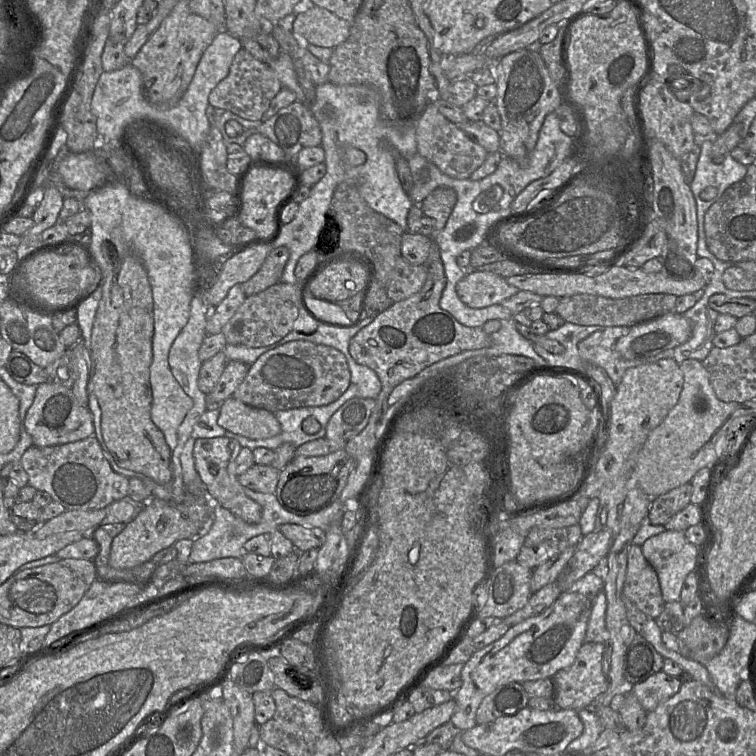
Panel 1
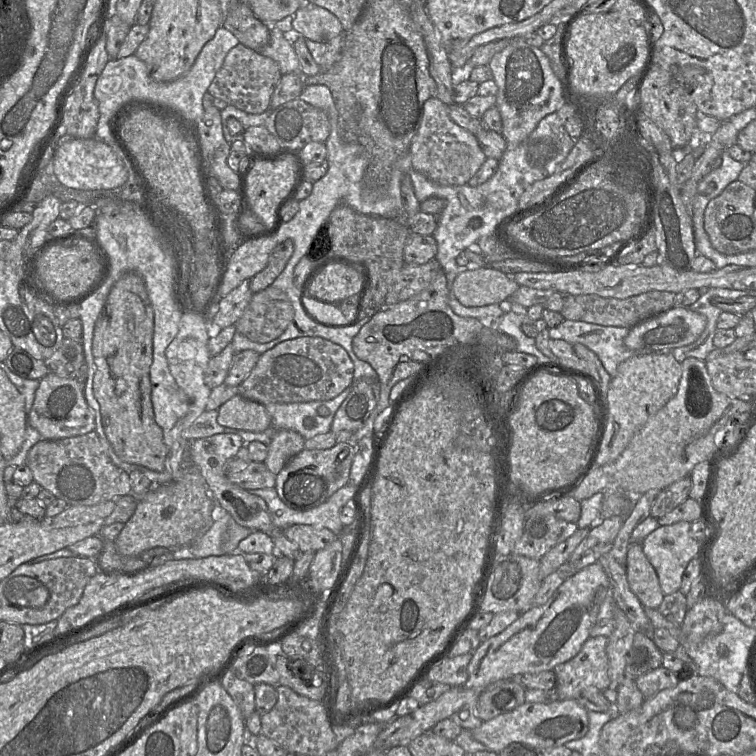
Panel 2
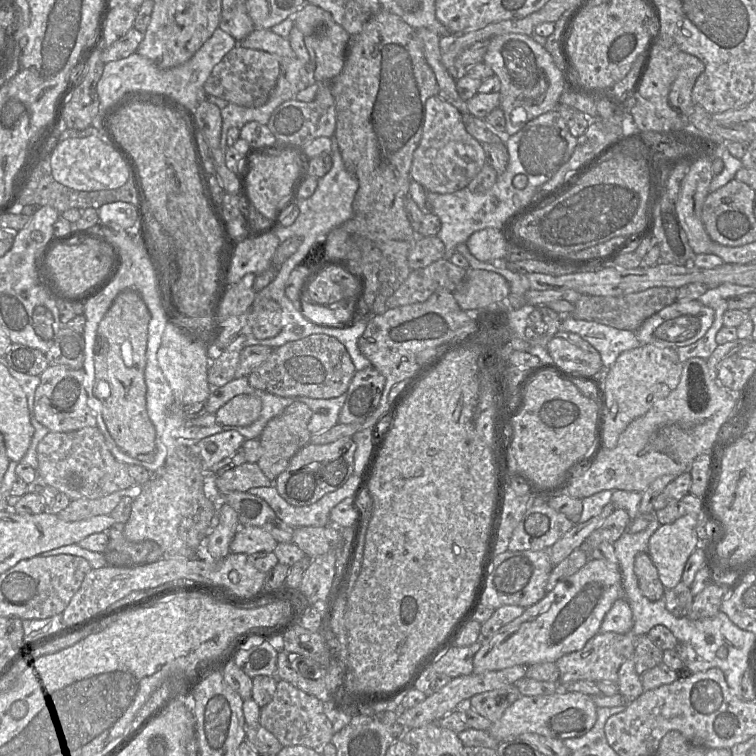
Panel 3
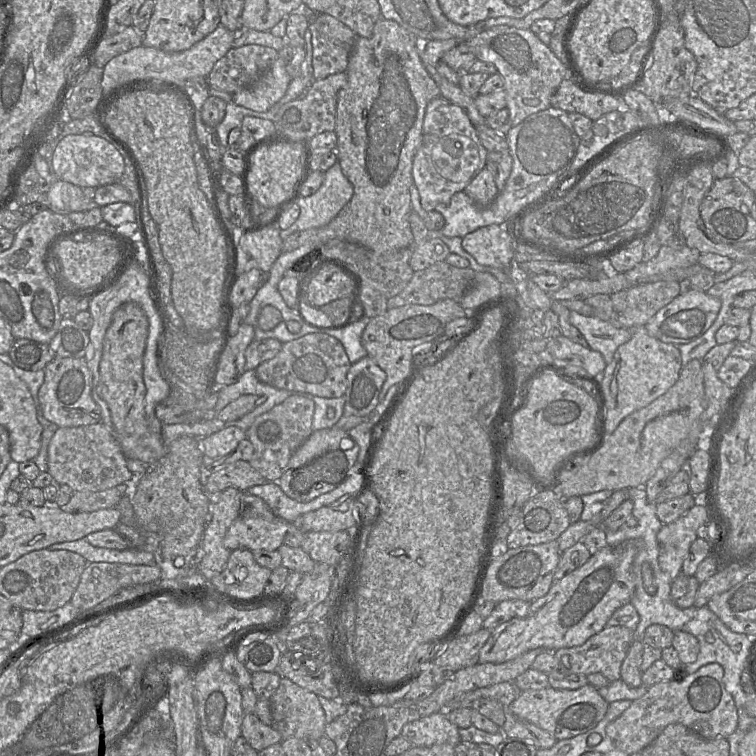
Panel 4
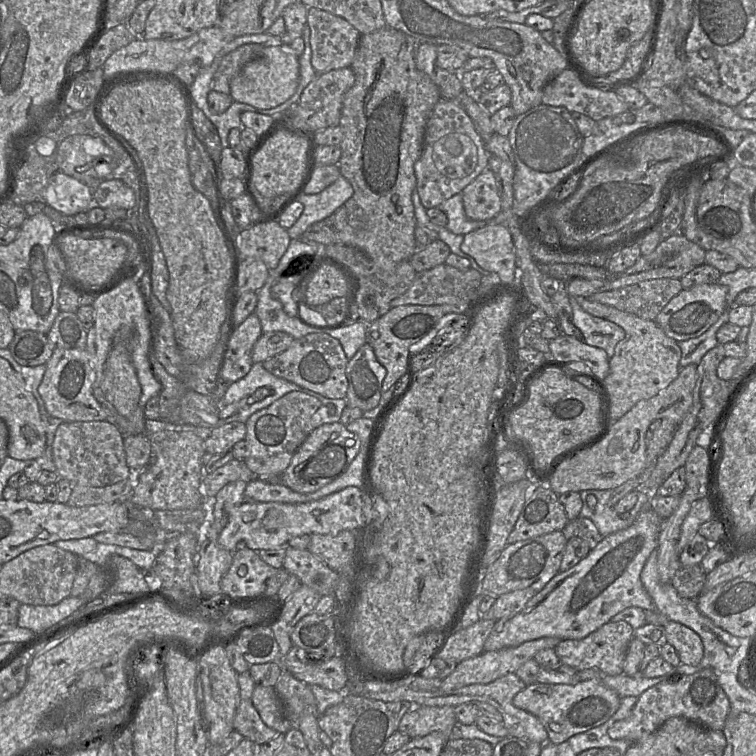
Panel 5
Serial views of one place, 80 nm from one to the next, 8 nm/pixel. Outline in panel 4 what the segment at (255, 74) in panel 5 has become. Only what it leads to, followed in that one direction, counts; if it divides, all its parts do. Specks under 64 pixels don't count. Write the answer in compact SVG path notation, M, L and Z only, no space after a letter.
M278 57L252 86L233 94L233 101L253 111L266 112L285 95L291 80L283 59Z

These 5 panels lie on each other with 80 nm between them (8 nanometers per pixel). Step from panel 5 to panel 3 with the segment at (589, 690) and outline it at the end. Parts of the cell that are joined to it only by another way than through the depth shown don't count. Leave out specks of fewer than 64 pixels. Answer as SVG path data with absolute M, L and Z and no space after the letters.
M558 690L551 695L521 696L487 731L500 742L516 739L523 733L536 733L560 740L581 737L594 726L597 709L592 697L580 692Z

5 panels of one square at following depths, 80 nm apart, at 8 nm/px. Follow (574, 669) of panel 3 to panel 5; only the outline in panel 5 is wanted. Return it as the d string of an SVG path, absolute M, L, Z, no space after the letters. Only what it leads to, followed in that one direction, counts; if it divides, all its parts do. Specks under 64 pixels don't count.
M609 621L600 628L579 640L561 640L554 648L561 663L575 668L577 671L598 668L606 675L616 676L623 673L623 663L634 629L625 621Z

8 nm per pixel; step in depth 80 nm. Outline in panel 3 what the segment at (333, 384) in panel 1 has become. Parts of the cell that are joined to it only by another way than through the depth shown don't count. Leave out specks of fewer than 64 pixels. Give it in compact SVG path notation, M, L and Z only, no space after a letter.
M312 334L273 349L268 359L248 375L249 384L281 397L331 399L347 392L356 372L345 346L332 336Z

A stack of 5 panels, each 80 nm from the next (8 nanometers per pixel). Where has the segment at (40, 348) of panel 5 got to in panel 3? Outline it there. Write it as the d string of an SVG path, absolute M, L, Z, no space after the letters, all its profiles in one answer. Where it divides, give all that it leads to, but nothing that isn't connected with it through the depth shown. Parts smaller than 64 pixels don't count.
M12 343L5 358L14 370L31 376L40 376L49 366L45 353L23 344Z

